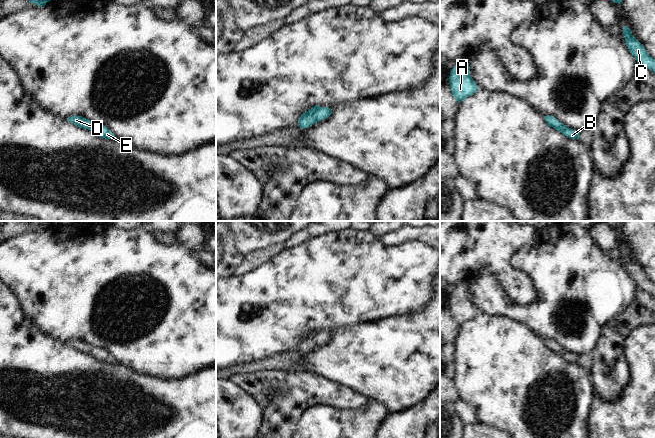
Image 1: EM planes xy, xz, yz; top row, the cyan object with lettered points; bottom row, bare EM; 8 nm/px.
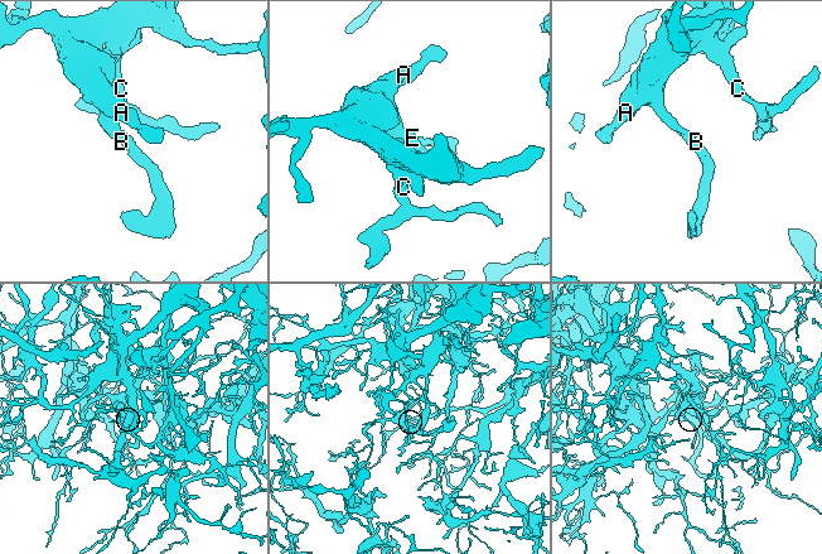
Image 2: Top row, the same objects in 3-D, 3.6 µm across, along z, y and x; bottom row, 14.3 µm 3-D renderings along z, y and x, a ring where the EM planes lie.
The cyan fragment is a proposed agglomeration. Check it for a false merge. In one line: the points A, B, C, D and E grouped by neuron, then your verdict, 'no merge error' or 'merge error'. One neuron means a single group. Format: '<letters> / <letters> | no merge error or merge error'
A B C D E | no merge error

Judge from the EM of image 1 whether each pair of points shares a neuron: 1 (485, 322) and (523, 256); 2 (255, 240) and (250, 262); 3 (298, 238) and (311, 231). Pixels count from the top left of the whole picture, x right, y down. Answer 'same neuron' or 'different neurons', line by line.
1: different neurons
2: different neurons
3: same neuron

